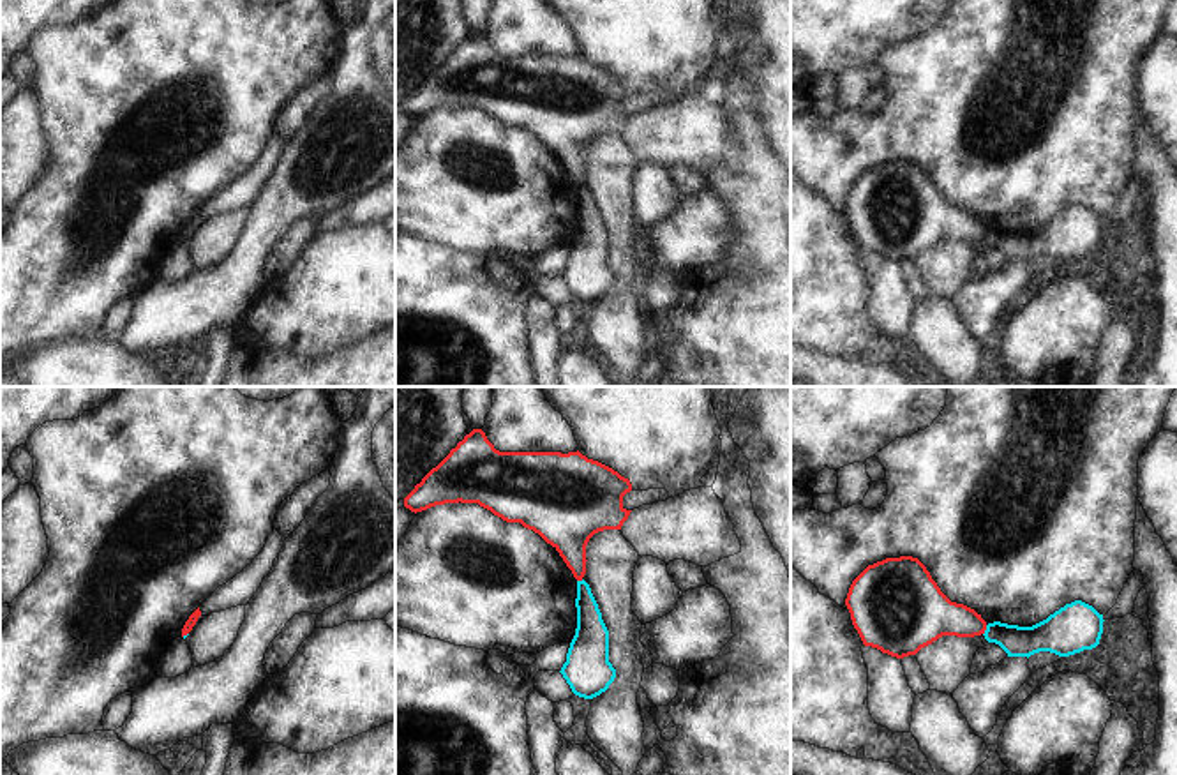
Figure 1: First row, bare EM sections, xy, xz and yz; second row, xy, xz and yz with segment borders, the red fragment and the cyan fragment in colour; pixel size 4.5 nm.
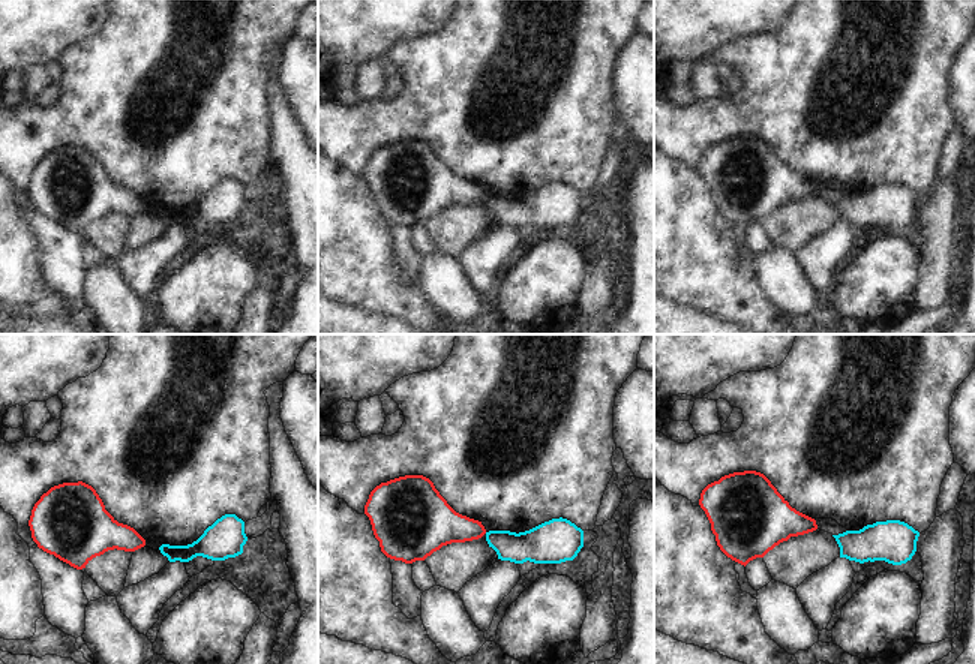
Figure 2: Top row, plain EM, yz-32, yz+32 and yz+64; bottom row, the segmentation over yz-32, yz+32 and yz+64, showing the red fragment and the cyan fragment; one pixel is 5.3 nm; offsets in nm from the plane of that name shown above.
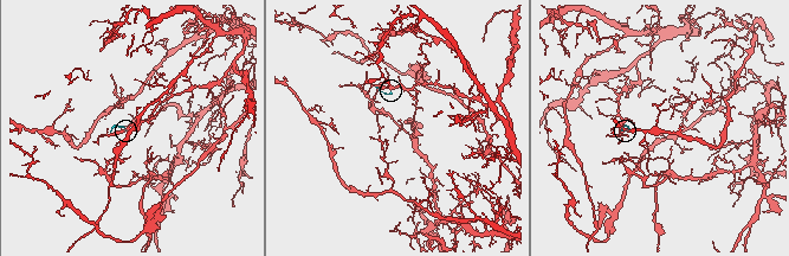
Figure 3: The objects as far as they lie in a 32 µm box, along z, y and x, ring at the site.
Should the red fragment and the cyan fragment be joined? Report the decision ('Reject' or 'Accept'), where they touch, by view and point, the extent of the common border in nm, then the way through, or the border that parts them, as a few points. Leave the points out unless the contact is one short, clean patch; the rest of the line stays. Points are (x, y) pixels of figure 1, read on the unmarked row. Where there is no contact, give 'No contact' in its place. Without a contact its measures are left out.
Reject. Touches red at yz (985, 233). Shared border 50 nm. Boundary: yz (987, 230), (983, 239).

